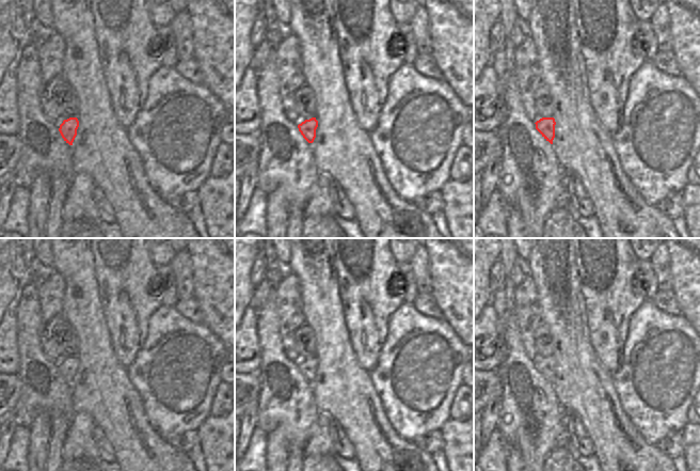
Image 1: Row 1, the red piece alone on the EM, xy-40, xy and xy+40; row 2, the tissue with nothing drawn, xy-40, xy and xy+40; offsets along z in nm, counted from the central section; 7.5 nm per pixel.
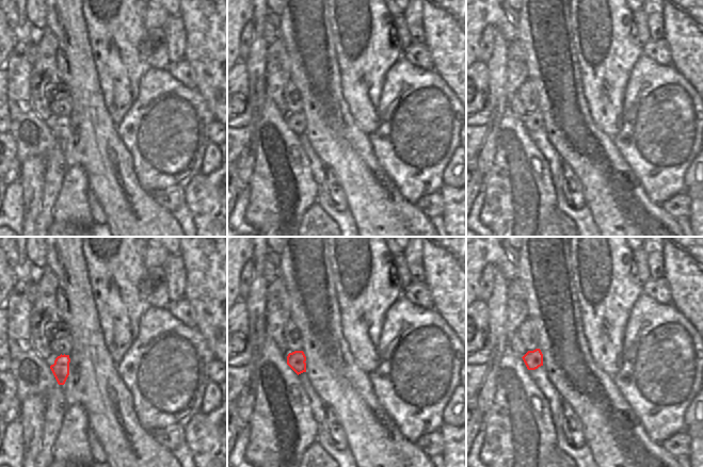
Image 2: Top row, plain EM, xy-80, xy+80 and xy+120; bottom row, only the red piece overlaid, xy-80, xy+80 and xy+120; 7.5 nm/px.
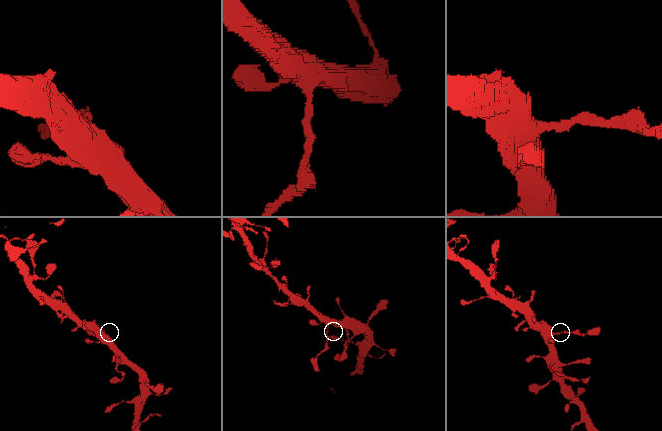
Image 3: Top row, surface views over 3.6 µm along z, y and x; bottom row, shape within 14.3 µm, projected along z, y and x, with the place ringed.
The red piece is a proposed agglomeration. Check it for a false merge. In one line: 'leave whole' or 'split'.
split

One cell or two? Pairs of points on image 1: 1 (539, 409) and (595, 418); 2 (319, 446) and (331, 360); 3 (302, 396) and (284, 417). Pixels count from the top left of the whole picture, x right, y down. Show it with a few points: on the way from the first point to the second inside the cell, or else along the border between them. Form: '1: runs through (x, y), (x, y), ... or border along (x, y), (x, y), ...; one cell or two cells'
1: border along (552, 387), (558, 404), (563, 409); two cells
2: border along (320, 413), (327, 413), (333, 420); two cells
3: runs through (297, 401), (286, 411); one cell

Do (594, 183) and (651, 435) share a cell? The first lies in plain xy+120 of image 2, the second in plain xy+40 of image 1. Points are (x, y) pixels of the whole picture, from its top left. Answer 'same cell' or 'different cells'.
different cells

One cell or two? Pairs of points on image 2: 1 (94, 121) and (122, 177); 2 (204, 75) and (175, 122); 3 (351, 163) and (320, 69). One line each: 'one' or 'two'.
1: one
2: two
3: one

